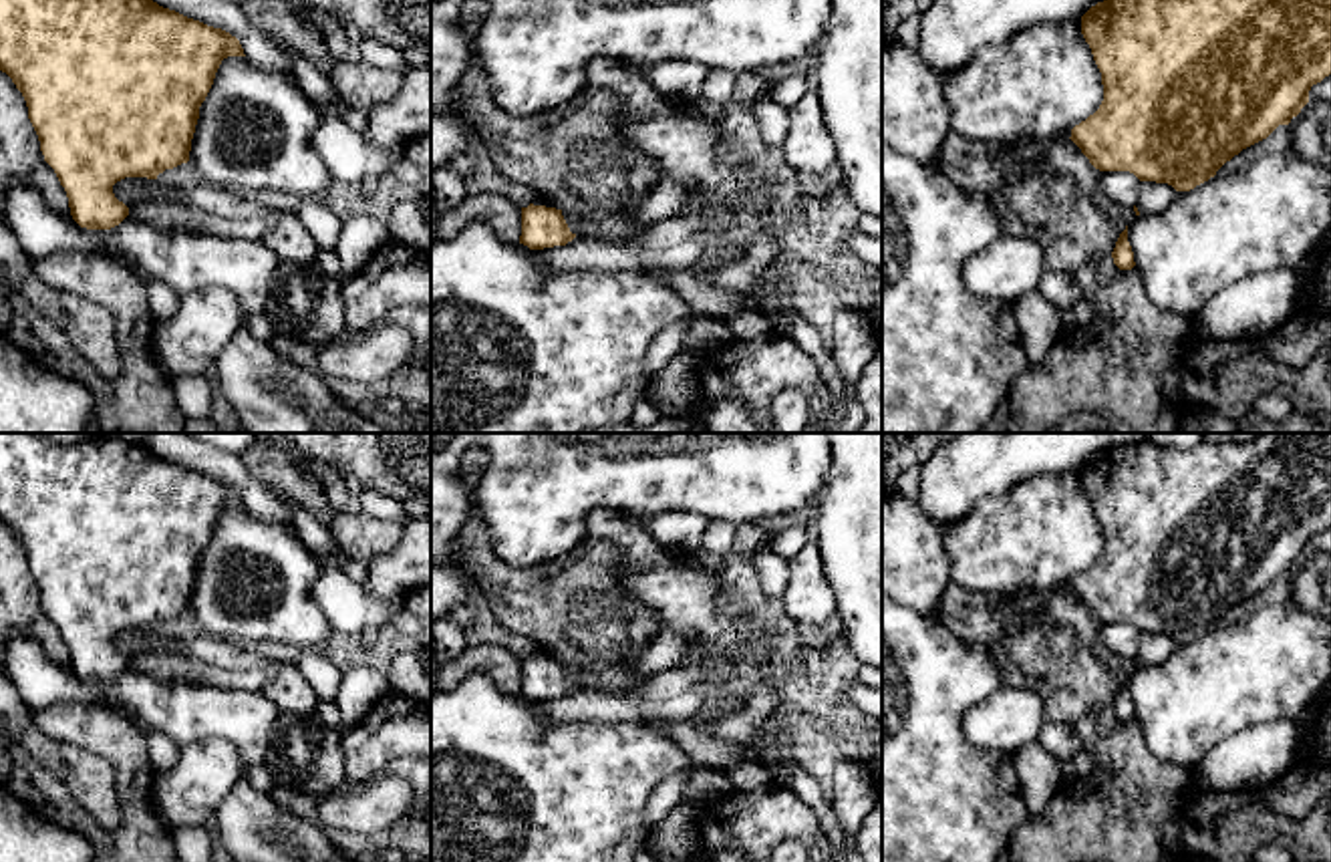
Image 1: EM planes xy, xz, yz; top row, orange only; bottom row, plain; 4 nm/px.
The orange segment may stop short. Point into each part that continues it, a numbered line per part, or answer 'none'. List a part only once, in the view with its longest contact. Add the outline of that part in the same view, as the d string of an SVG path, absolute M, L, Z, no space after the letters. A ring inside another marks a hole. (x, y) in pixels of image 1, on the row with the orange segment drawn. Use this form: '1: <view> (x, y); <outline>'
none

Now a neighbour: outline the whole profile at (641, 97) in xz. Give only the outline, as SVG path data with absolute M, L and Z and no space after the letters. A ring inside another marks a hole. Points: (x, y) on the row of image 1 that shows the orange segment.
M594 58L586 68L586 89L572 101L530 117L505 113L489 93L489 77L483 68L471 66L457 85L461 101L459 117L471 125L491 163L511 181L548 197L556 207L570 207L590 218L626 218L638 207L660 181L658 167L622 131L622 117L632 111L638 117L658 117L673 111L671 99L660 95L650 83L630 73L616 58Z

